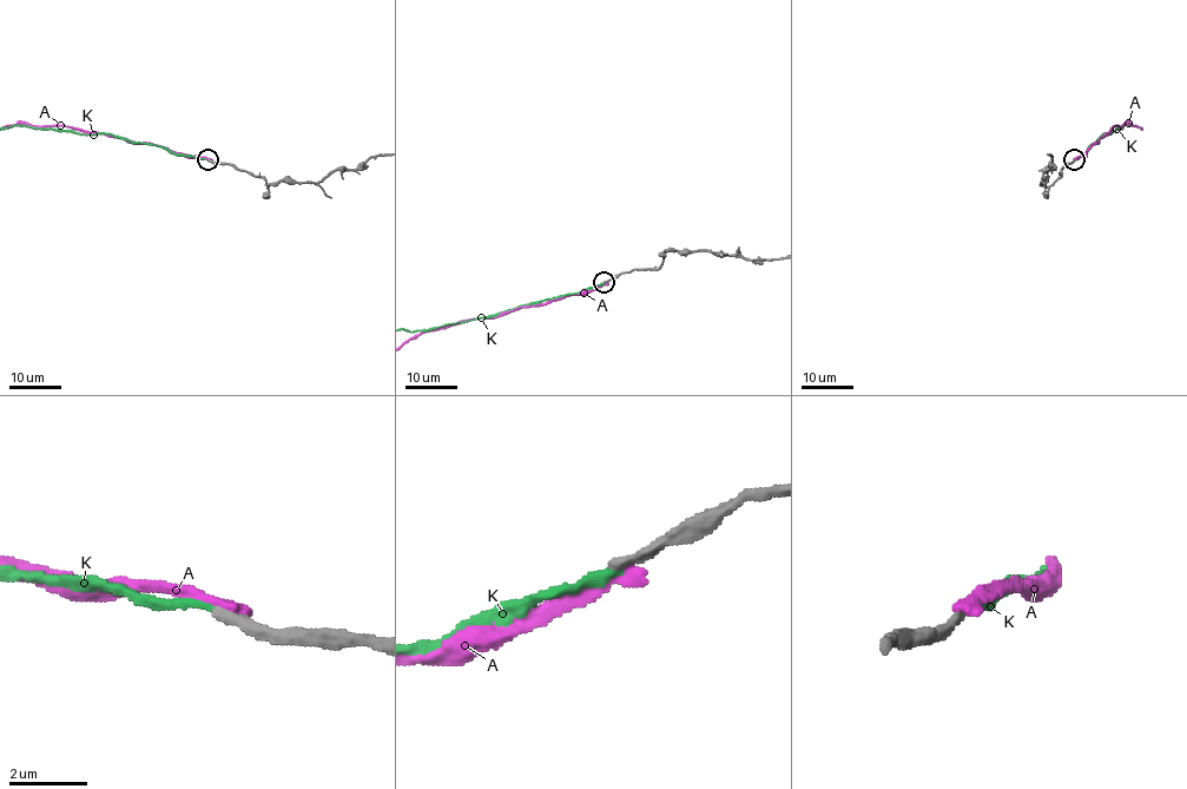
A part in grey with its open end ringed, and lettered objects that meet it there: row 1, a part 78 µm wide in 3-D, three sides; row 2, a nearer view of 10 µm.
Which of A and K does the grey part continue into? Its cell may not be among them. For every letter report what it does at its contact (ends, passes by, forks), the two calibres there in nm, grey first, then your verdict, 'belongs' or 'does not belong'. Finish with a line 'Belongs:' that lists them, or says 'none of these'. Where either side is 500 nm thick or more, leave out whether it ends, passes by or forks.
A: it ends; calibres 300 and 400 nm; does not belong
K: it ends; calibres 260 and 240 nm; belongs
Belongs: K

